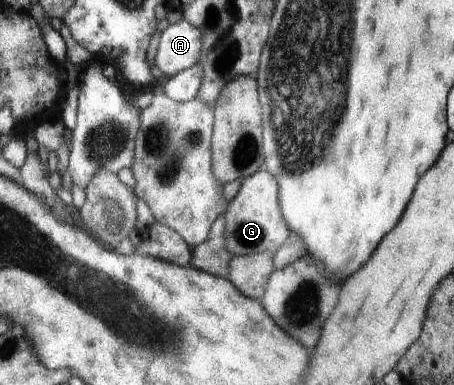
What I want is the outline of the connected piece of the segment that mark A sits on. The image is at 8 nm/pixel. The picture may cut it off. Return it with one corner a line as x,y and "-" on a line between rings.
182,20
160,32
153,51
154,64
162,74
174,77
198,64
202,50
203,31

